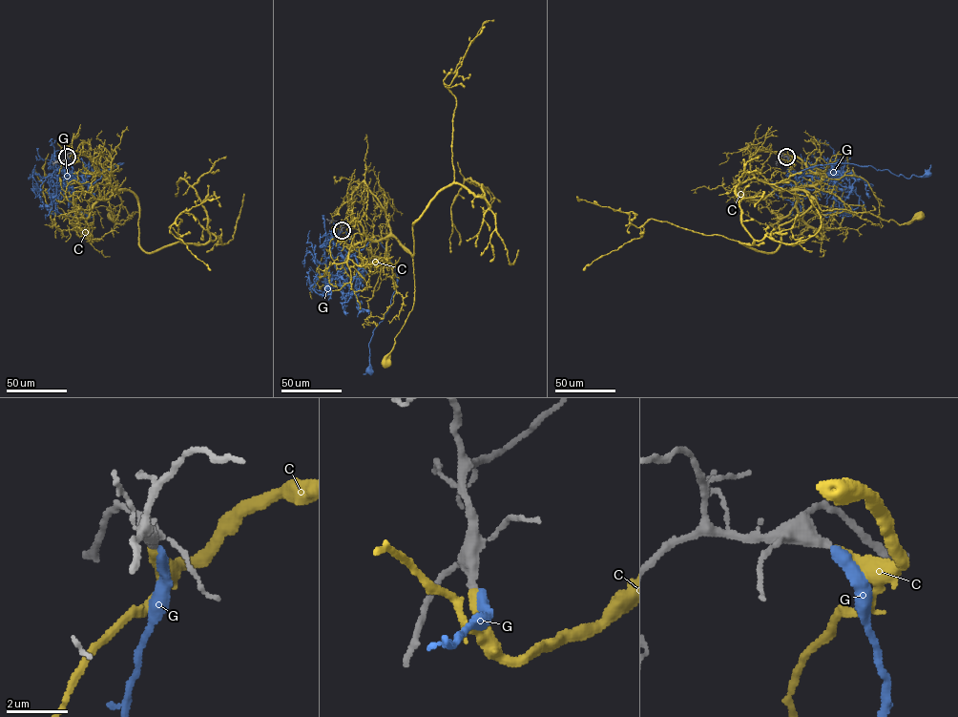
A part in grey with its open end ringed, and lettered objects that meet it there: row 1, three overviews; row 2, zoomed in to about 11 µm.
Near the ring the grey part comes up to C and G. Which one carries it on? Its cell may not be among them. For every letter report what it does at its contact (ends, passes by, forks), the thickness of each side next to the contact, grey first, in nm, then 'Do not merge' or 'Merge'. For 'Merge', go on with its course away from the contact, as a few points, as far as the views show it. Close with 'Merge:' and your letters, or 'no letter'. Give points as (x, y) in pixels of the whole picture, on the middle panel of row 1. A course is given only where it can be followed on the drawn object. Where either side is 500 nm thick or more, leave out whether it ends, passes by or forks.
C: It ends there. Thickness 400 nm (grey) against 320 nm. Merge. Its course: (342, 230), (358, 231), (378, 264), (385, 258), (389, 236), (412, 257), (414, 305), (385, 362)
G: It ends there. Thickness 400 nm (grey) against 360 nm. Do not merge
Merge: C

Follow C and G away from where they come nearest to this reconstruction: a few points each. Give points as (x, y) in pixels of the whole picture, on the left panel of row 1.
C: (67, 157), (86, 156), (115, 190), (128, 190), (137, 199), (139, 212), (122, 220), (120, 224), (111, 215)
G: (67, 157), (64, 173), (89, 183), (122, 163), (112, 165), (108, 170), (99, 169), (95, 179), (94, 174)

